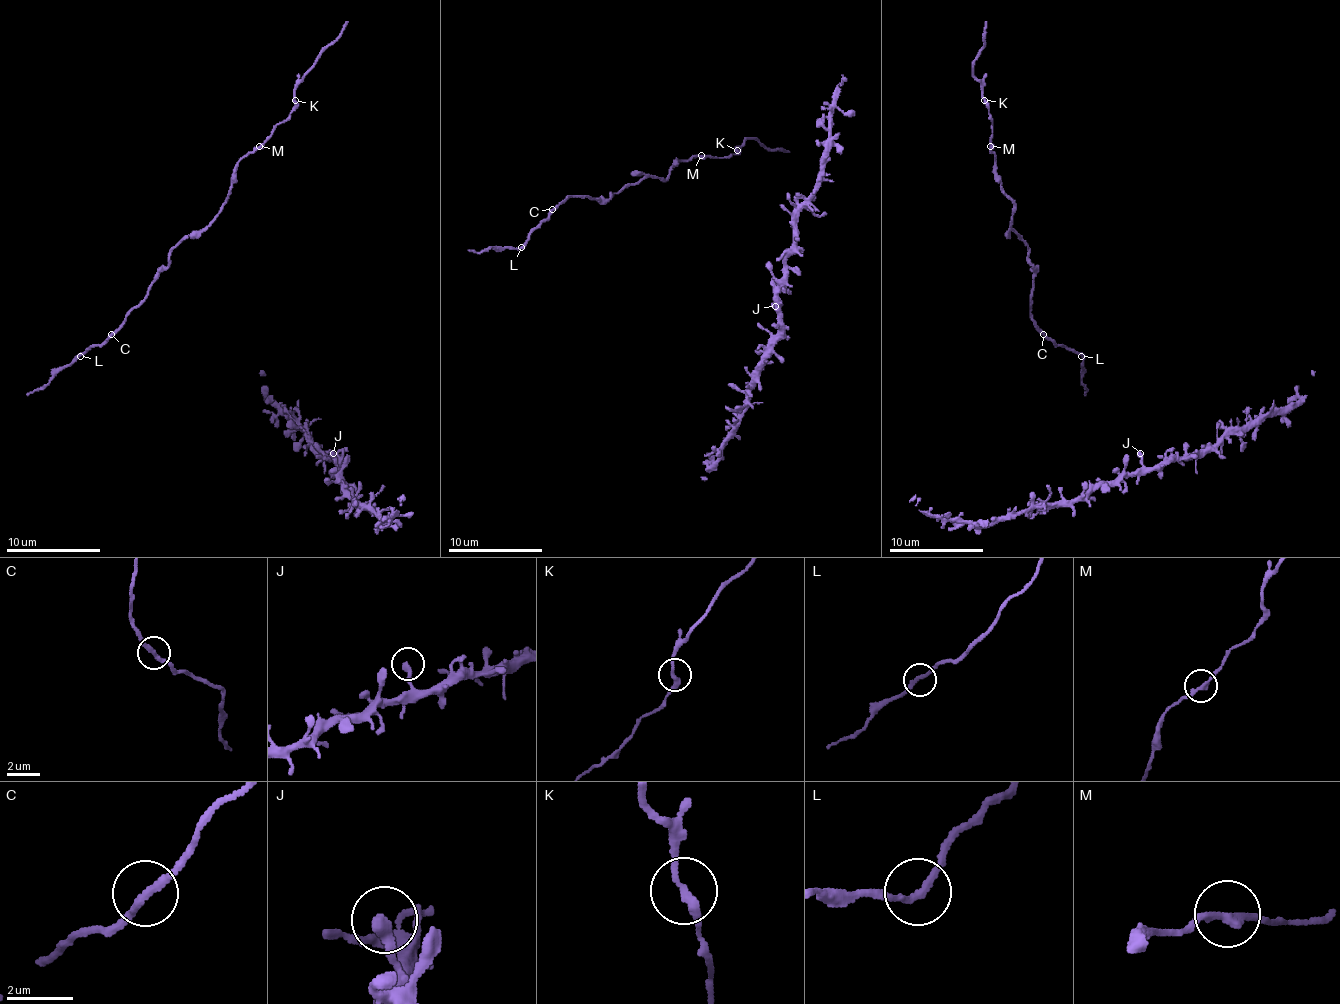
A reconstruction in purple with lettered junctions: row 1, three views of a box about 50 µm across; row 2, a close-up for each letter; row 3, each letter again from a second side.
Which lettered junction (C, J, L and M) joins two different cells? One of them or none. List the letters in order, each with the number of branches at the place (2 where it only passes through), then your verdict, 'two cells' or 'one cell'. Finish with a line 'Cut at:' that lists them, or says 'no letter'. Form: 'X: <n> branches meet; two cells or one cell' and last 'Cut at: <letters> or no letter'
C: 2 branches meet; one cell
J: 1 branches meet; one cell
L: 2 branches meet; one cell
M: 2 branches meet; one cell
Cut at: no letter

